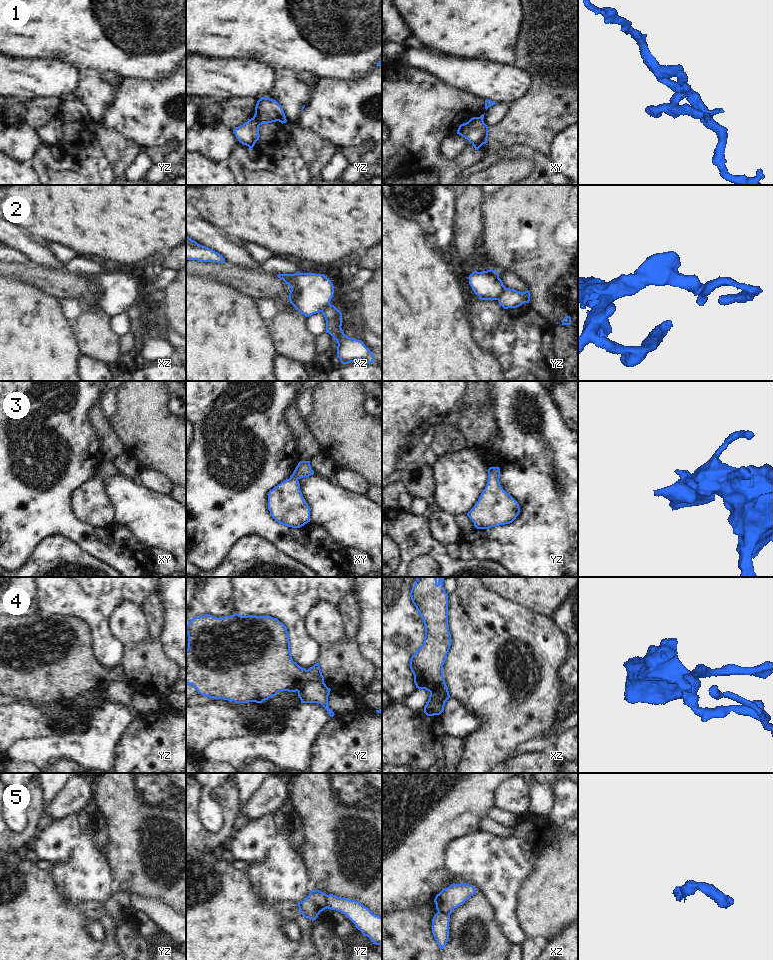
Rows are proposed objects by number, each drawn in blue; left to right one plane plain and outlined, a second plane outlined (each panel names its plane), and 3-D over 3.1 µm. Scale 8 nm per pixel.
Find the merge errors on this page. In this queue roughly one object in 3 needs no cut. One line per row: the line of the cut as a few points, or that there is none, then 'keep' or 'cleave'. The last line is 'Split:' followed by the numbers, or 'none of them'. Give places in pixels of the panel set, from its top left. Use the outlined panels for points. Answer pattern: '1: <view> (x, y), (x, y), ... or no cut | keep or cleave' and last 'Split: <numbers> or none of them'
1: yz (253, 117), (259, 125) | cleave
2: yz (506, 288), (497, 299) | cleave
3: no cut | keep
4: yz (323, 681), (303, 681), (296, 690) | cleave
5: yz (326, 895), (328, 907) | cleave
Split: 1, 2, 4, 5

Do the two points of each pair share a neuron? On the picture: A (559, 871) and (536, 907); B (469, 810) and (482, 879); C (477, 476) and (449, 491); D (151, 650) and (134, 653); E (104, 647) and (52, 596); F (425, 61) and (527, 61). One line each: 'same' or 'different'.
A: same
B: different
C: same
D: same
E: same
F: different

